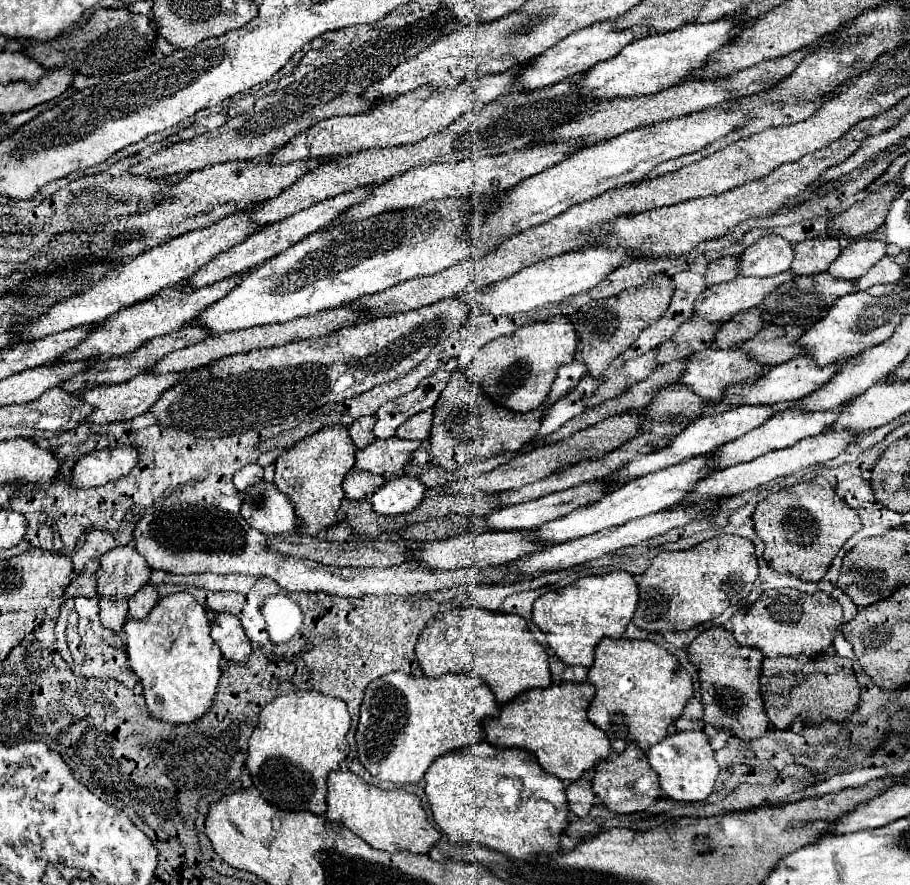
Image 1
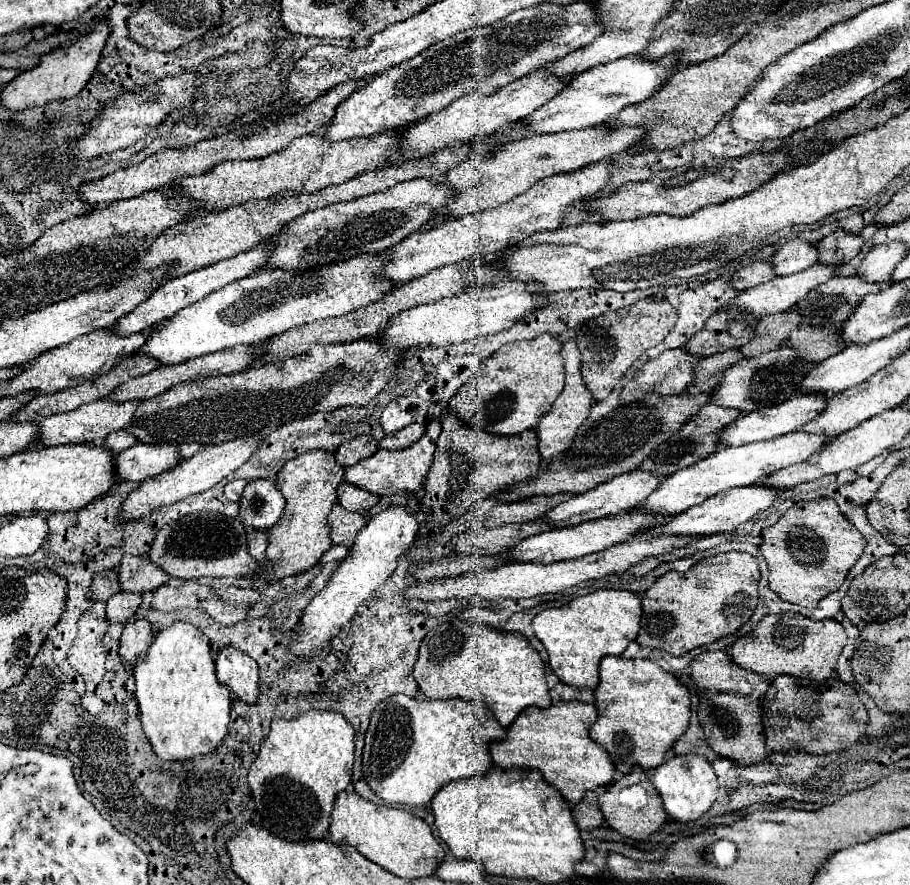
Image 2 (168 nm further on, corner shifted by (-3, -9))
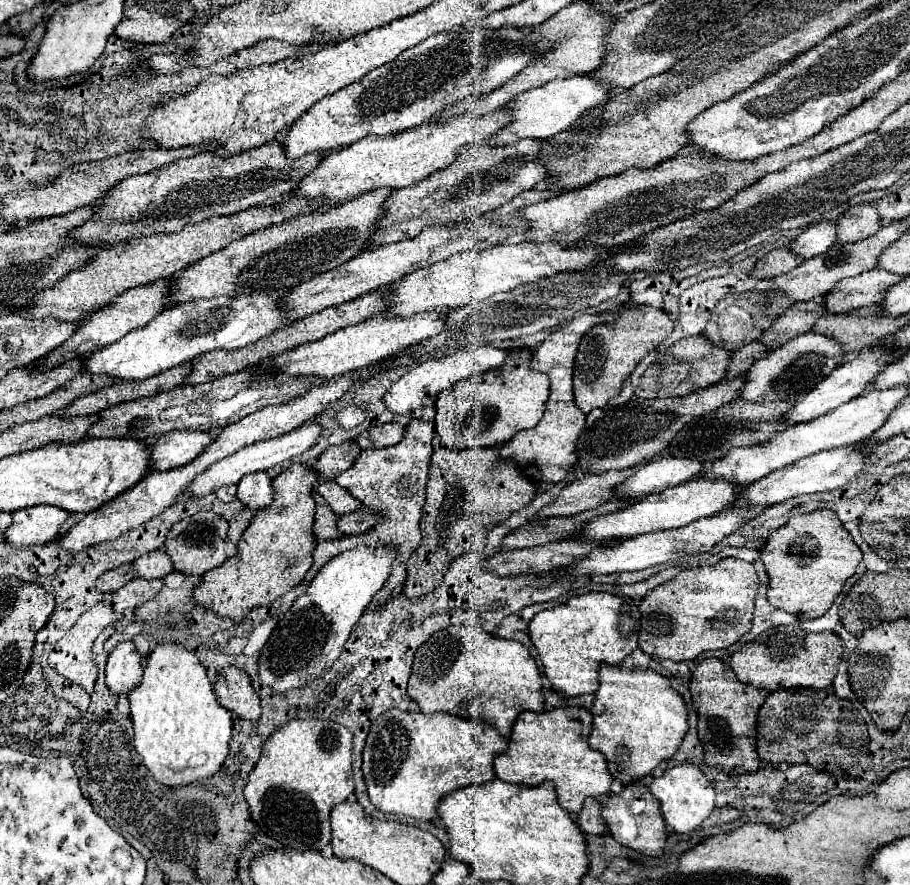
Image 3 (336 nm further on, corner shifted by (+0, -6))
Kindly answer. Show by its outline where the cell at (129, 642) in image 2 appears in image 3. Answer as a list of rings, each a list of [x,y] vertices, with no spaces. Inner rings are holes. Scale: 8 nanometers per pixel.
[[[120,642],[106,664],[106,686],[110,694],[130,694],[142,682],[142,672],[142,656],[136,652],[134,644]]]

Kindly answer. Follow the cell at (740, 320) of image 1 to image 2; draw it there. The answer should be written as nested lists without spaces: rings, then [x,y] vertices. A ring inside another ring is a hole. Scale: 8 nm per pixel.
[[[775,313],[775,315],[765,315],[757,321],[755,335],[753,339],[741,347],[741,353],[745,357],[757,357],[761,353],[779,349],[789,337],[789,333],[799,325],[801,315],[799,313]]]

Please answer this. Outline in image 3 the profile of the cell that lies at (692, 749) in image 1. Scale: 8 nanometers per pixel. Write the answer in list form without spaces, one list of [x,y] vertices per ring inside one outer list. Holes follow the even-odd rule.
[[[680,764],[680,766],[666,770],[664,776],[654,778],[650,792],[660,802],[660,810],[662,810],[666,824],[678,834],[692,832],[714,810],[714,786],[706,780],[706,776],[694,764]]]

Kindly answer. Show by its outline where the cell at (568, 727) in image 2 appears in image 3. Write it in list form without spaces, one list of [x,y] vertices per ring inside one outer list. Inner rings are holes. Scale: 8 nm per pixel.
[[[556,708],[550,712],[540,712],[540,714],[522,712],[516,718],[516,724],[512,728],[508,750],[502,756],[496,756],[494,760],[494,772],[502,782],[508,782],[508,784],[540,786],[544,780],[552,780],[558,794],[558,804],[568,812],[580,812],[586,798],[598,798],[598,796],[610,794],[610,784],[612,784],[606,758],[590,750],[586,742],[590,736],[590,730],[592,730],[592,714],[584,708]]]

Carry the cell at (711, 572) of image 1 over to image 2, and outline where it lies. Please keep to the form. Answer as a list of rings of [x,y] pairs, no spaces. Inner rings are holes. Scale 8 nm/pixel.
[[[729,551],[697,561],[689,571],[669,571],[643,593],[643,619],[637,643],[683,655],[735,633],[757,605],[759,563],[749,553]],[[719,605],[719,607],[717,607]]]

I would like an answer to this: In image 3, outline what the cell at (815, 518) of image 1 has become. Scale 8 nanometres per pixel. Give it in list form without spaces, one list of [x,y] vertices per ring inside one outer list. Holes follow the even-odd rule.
[[[816,510],[812,514],[800,514],[792,516],[790,522],[778,530],[770,532],[770,538],[766,546],[760,552],[760,558],[764,562],[766,574],[770,578],[768,584],[768,602],[784,612],[790,612],[798,618],[818,618],[828,612],[836,596],[842,592],[844,582],[854,576],[856,566],[862,562],[862,552],[854,544],[848,530],[844,530],[842,522],[832,510]]]

